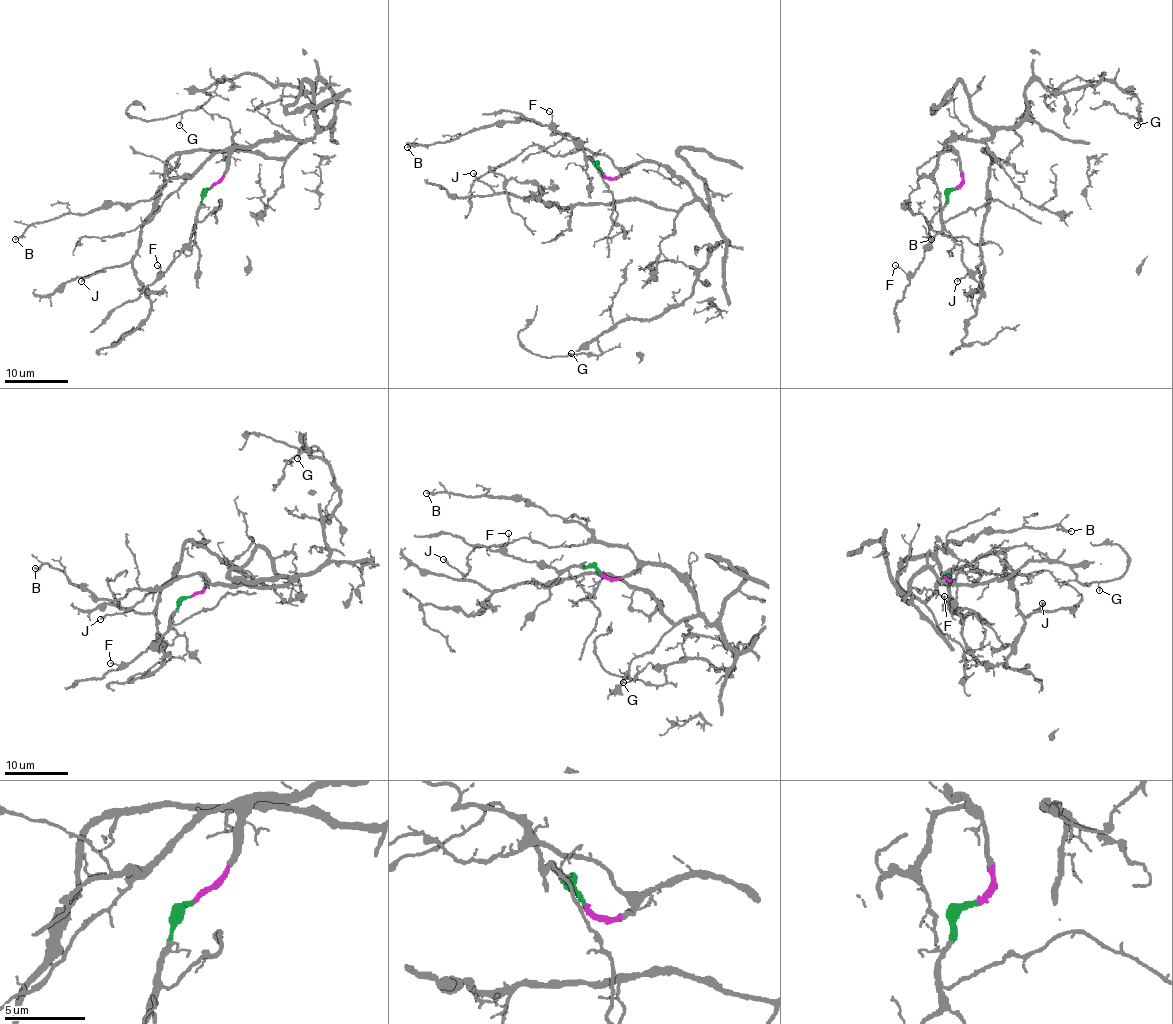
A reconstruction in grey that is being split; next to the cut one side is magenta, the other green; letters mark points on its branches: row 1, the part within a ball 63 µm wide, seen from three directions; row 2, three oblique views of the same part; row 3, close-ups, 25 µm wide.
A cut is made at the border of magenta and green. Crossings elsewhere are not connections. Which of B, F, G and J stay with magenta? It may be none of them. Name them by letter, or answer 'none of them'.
B, G, J

